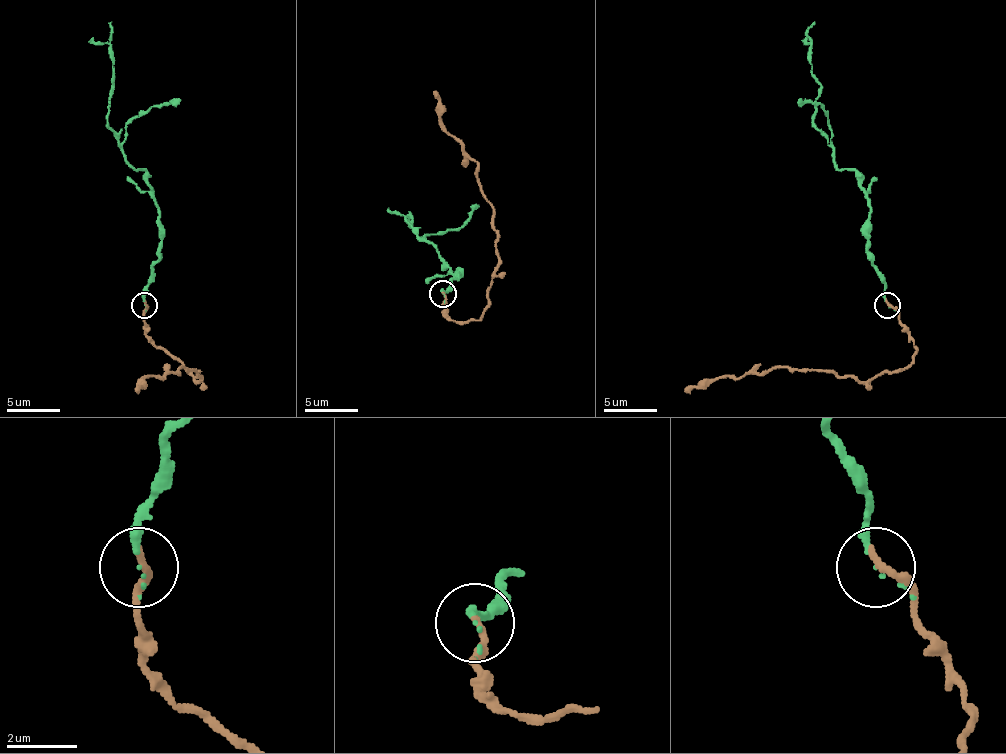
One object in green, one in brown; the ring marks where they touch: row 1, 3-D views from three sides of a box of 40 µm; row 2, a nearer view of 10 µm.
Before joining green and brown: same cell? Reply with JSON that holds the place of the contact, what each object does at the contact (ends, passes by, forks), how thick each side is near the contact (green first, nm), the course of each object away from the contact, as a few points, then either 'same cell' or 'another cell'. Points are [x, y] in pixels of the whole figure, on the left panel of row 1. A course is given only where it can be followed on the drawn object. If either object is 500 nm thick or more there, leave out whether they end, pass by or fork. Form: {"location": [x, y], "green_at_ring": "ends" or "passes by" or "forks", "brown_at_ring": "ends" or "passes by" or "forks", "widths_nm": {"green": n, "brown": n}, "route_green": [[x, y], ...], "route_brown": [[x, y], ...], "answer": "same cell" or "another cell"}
{"location": [144, 305], "green_at_ring": "passes by", "brown_at_ring": "ends", "widths_nm": {"green": 100, "brown": 220}, "route_green": [[144, 304], [144, 288], [159, 249], [157, 201], [146, 172], [133, 166], [106, 121], [112, 87], [112, 21]], "route_brown": [[144, 304], [146, 336], [170, 352], [196, 381], [199, 373], [183, 368], [178, 373], [149, 376], [136, 392]], "answer": "same cell"}

